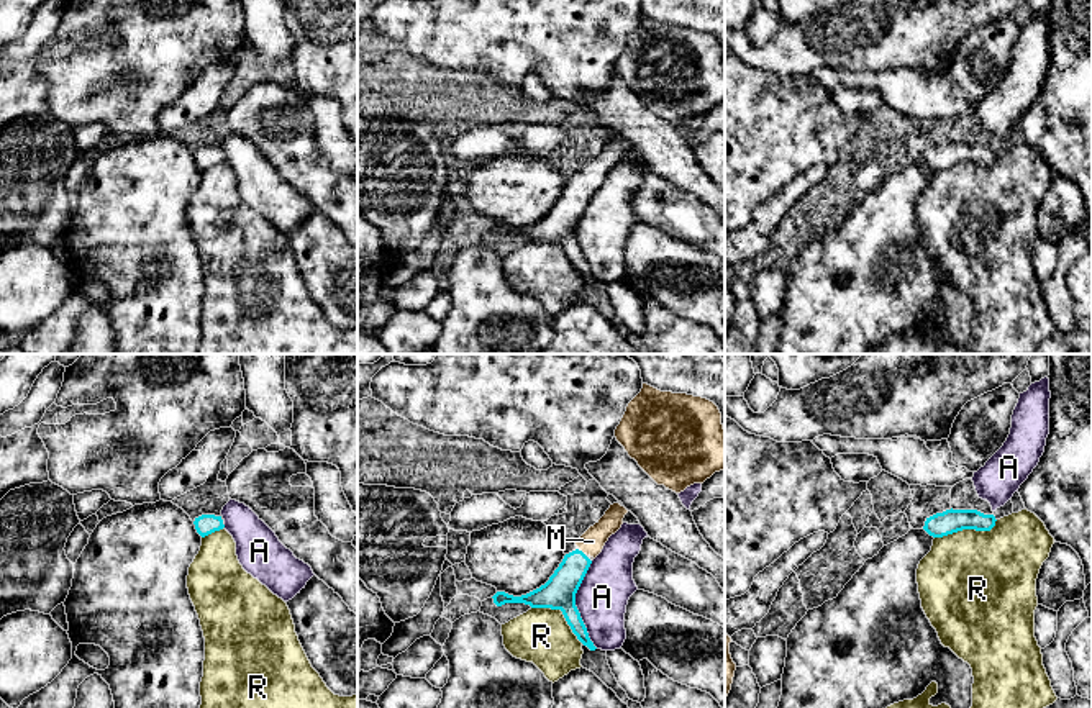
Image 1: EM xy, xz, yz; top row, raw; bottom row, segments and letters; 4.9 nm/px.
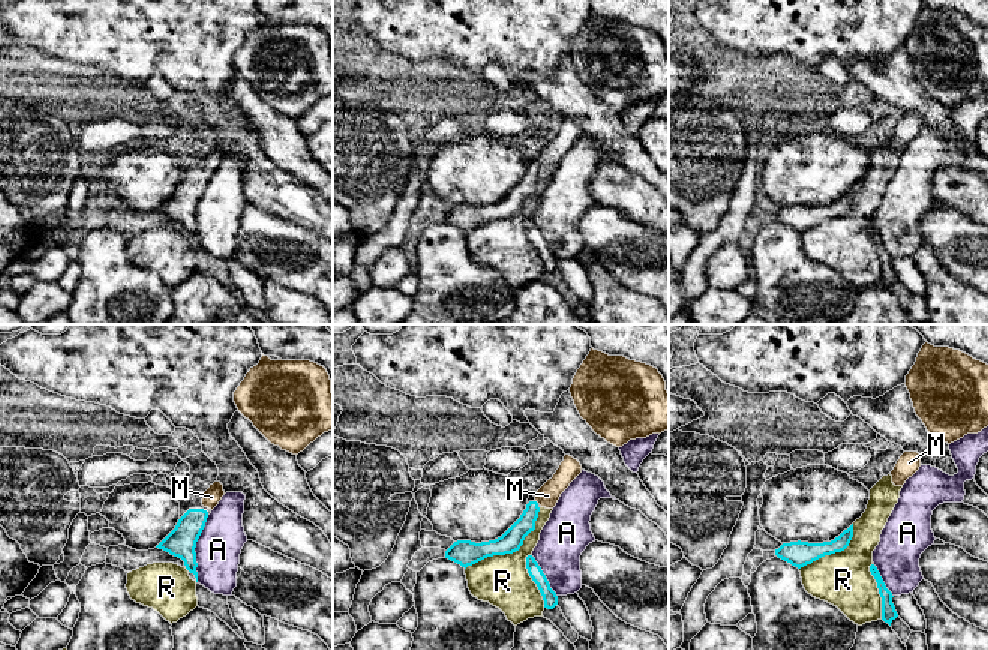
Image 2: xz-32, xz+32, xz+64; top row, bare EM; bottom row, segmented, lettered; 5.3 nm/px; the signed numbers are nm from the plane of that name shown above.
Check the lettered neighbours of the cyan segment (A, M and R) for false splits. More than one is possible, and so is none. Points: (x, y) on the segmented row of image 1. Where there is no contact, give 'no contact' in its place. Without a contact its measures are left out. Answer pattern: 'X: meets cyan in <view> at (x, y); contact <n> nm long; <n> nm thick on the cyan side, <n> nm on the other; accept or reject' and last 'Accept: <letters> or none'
A: meets cyan in xz at (574, 605); contact 440 nm long; 160 nm thick on the cyan side, 260 nm on the other; reject
M: meets cyan in xz at (582, 553); contact 40 nm long; 160 nm thick on the cyan side, 120 nm on the other; accept
R: meets cyan in yz at (966, 528); contact 320 nm long; 120 nm thick on the cyan side, 480 nm on the other; reject
Accept: M

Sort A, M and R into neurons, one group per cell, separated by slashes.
A / M / R

